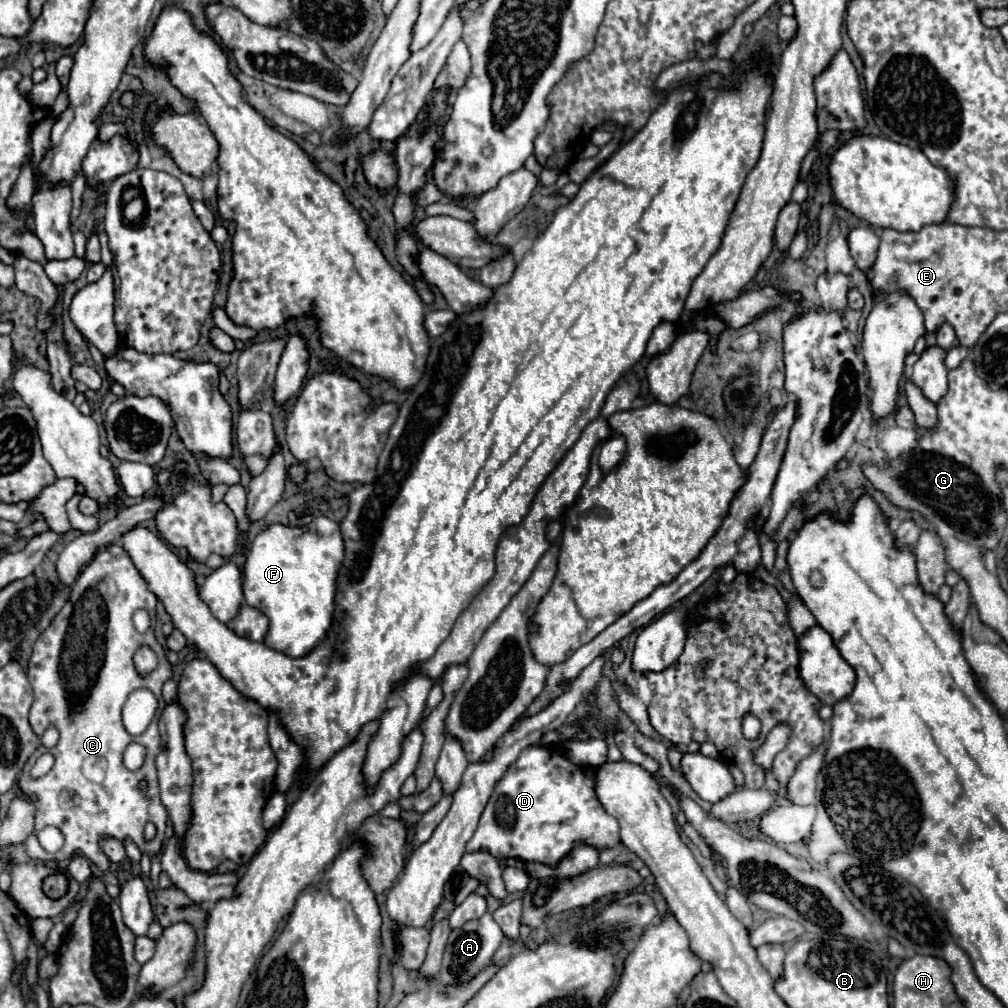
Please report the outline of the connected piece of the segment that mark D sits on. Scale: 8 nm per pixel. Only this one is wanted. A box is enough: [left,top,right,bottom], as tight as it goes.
[466,747,620,867]

